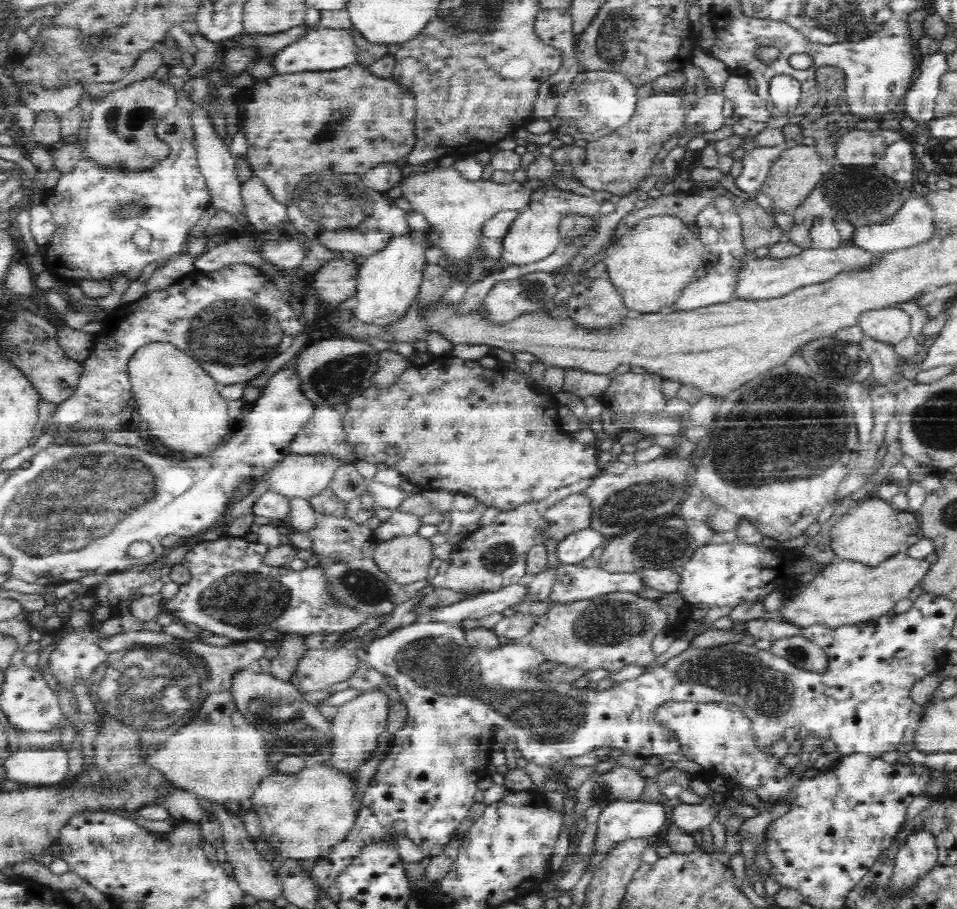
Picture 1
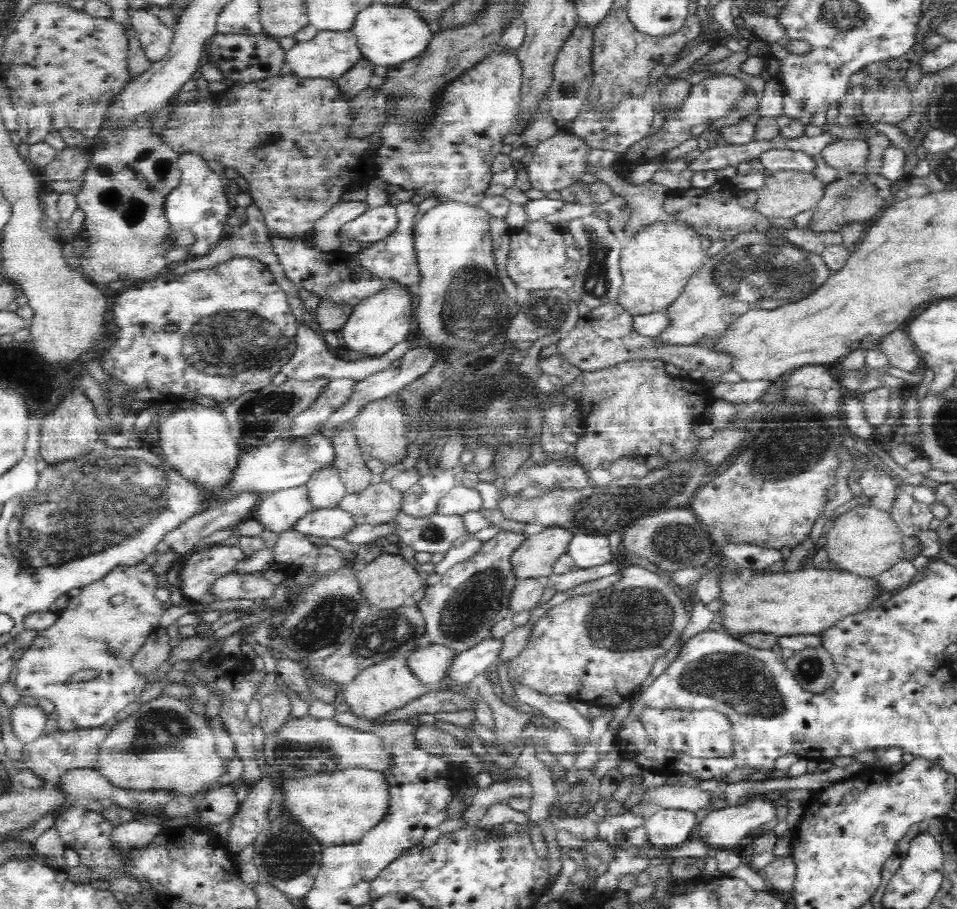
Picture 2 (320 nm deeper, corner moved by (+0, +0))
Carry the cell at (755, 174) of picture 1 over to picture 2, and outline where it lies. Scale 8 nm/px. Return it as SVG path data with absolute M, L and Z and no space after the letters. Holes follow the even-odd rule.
M768 150L760 154L760 164L764 168L764 173L776 173L781 170L810 170L815 167L815 162L811 156L796 150Z

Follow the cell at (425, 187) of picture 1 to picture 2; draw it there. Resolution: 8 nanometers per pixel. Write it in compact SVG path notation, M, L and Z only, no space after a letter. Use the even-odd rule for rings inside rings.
M446 200L438 201L432 208L424 210L423 216L414 224L415 249L422 273L421 281L415 287L419 288L420 293L415 315L418 333L425 336L431 344L466 353L480 350L491 343L493 337L506 327L512 314L516 314L518 310L518 304L510 302L496 273L490 232L493 218L479 203Z

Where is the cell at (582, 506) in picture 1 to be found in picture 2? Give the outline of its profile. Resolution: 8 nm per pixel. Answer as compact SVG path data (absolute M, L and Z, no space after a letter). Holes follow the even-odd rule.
M558 525L544 527L514 552L512 567L518 578L550 577L556 560L568 553L574 532Z

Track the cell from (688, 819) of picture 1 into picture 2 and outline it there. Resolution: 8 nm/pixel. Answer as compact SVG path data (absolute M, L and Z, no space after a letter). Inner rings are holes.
M757 796L745 805L726 806L710 809L697 826L701 840L715 849L730 848L741 843L742 838L752 829L775 818L771 800Z

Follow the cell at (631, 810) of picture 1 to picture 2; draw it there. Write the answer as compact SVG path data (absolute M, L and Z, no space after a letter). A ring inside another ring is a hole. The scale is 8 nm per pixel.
M666 809L654 812L643 822L646 838L653 846L675 846L682 844L690 832L697 829L696 814L689 810Z

